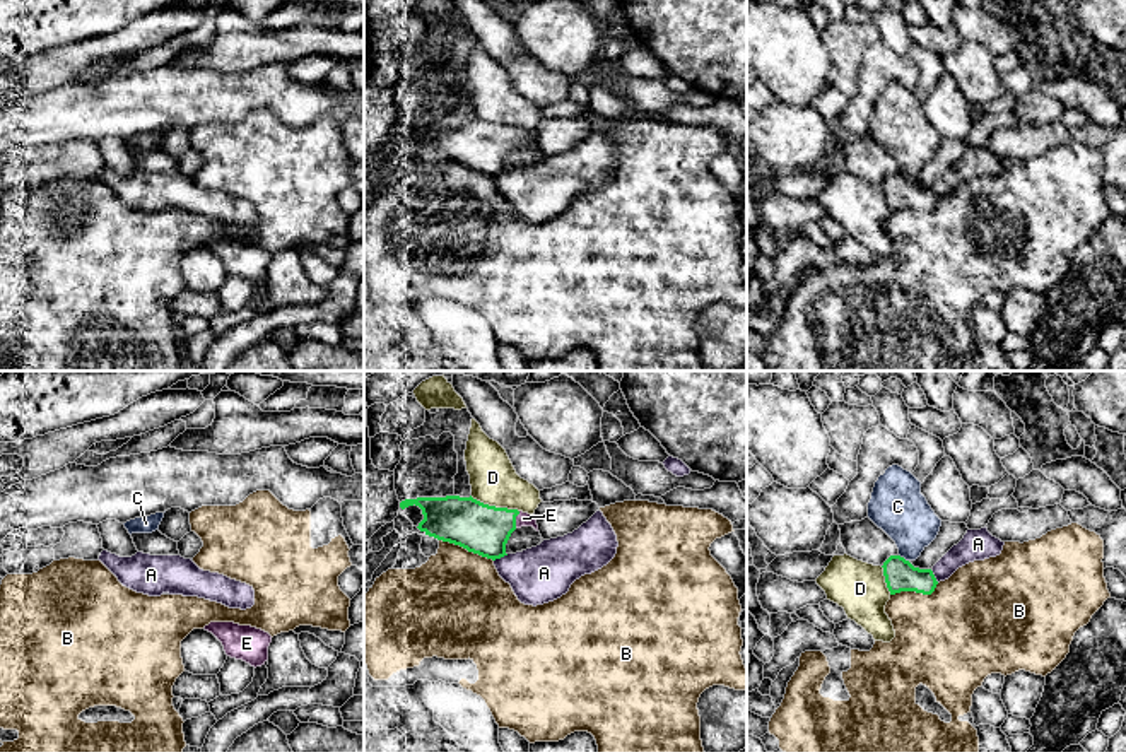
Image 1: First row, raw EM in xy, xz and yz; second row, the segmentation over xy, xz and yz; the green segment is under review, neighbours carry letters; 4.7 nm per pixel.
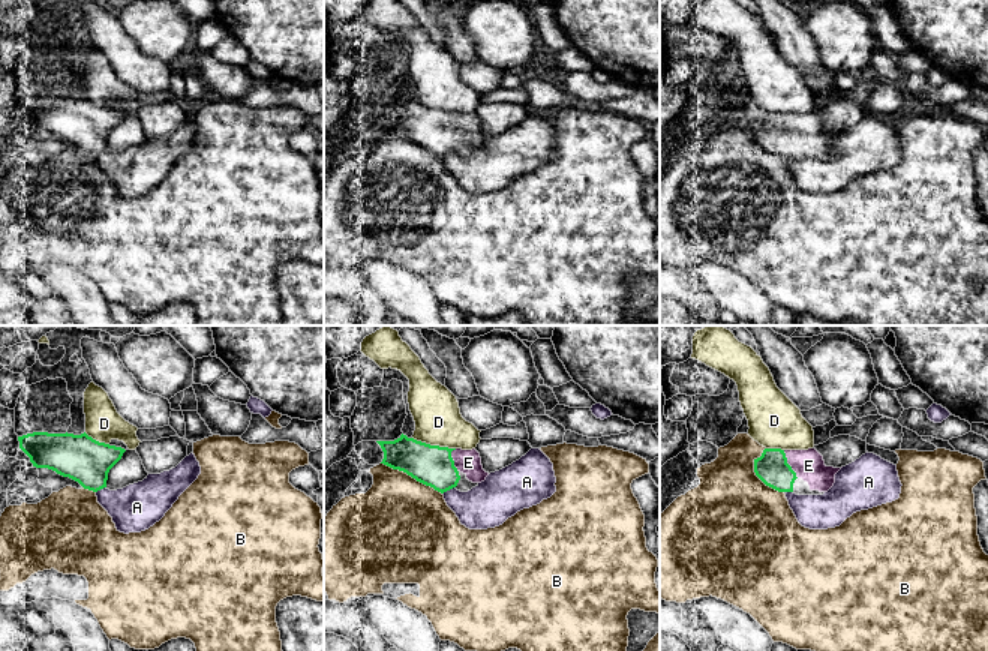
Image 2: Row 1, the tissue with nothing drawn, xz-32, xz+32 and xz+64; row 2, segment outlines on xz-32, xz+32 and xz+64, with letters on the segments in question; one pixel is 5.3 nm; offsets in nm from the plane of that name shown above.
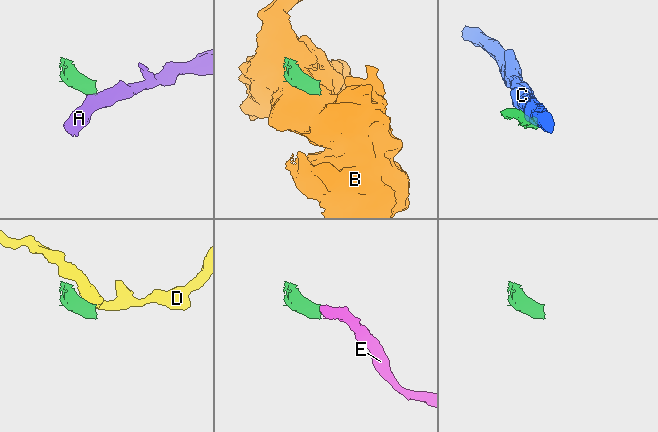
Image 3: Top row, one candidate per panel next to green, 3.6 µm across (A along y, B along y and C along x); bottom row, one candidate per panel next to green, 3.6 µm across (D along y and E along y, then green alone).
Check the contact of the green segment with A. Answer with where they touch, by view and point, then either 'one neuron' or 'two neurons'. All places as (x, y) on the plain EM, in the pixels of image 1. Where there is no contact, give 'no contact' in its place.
contact xz (501, 173); two neurons

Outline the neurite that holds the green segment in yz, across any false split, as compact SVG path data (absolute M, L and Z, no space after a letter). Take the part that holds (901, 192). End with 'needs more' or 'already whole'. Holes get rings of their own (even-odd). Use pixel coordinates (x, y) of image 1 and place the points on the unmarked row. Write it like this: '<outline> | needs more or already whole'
M890 173L882 185L890 212L900 209L931 212L938 202L931 186L914 185L900 173Z | already whole

